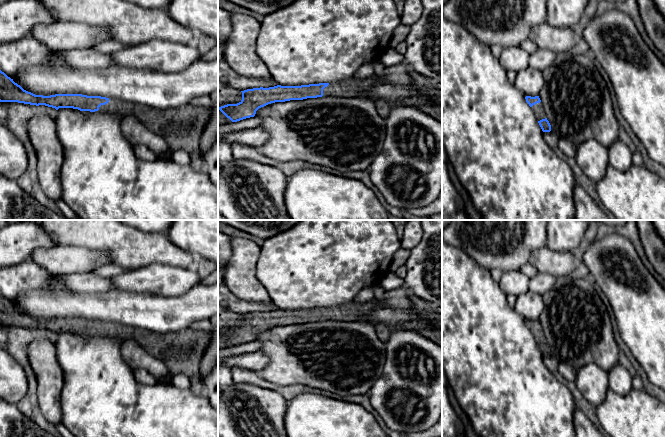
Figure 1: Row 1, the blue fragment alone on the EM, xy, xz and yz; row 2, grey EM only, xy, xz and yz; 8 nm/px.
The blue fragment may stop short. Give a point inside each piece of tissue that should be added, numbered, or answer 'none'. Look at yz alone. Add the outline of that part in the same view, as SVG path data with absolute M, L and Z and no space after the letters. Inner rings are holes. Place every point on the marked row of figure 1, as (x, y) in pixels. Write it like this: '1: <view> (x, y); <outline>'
1: yz (538, 109); M541 102L533 105L531 108L533 112L535 113L538 121L546 118L545 111Z

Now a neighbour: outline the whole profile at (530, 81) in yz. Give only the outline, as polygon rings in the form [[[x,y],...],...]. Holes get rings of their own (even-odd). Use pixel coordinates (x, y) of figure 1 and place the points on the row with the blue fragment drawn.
[[[520,46],[502,48],[498,56],[500,64],[506,71],[513,70],[516,72],[514,85],[525,96],[539,96],[543,86],[543,72],[529,66],[530,53]]]

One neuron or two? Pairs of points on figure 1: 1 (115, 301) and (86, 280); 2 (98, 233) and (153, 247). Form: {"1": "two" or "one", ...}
{"1": "two", "2": "one"}

